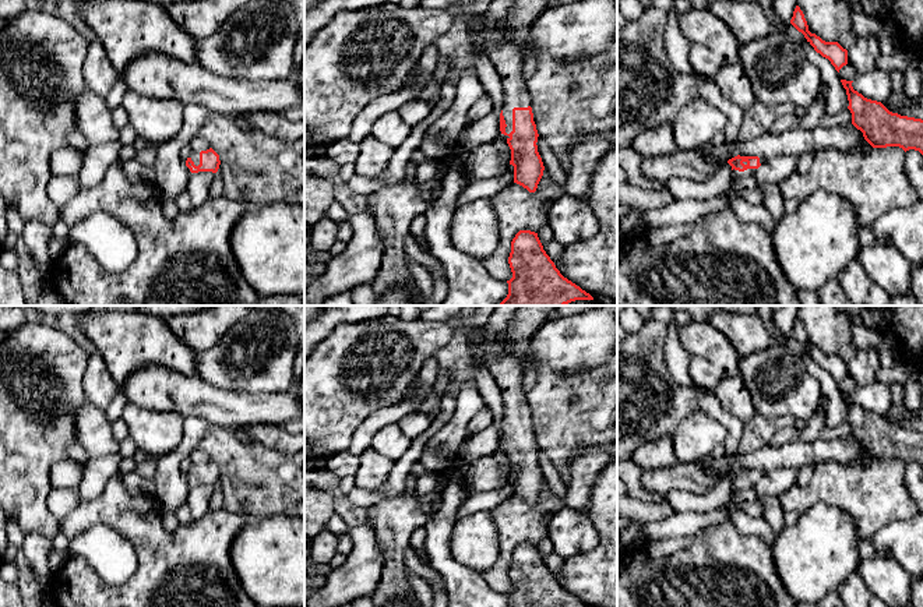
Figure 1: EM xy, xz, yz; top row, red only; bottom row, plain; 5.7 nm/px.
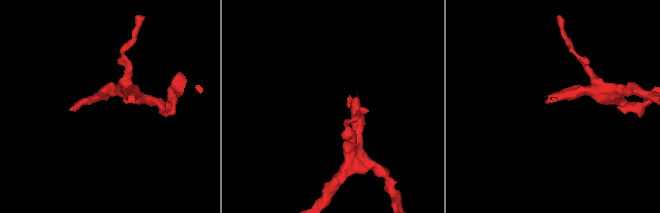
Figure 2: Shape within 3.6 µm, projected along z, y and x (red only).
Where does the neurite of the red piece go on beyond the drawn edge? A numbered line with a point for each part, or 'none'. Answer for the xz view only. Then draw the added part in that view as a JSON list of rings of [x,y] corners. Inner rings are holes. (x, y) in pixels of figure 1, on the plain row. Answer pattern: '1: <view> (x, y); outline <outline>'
1: xz (501, 362); outline [[[476,328],[466,329],[466,342],[475,359],[482,359],[496,380],[504,403],[503,428],[505,445],[512,444],[512,421],[531,419],[528,398],[522,389],[522,368],[518,352],[501,342],[499,334],[483,334],[478,342],[469,342],[468,336]]]

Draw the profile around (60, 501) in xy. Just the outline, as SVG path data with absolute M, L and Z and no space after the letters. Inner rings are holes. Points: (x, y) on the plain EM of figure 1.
M53 488L47 497L47 508L60 525L61 519L81 501L77 488Z

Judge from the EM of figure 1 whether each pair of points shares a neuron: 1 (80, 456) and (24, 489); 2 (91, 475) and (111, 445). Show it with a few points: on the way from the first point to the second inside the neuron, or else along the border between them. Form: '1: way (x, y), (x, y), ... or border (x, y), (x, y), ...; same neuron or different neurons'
1: border (77, 443), (67, 450), (64, 459); different neurons
2: border (117, 451), (90, 458); different neurons

